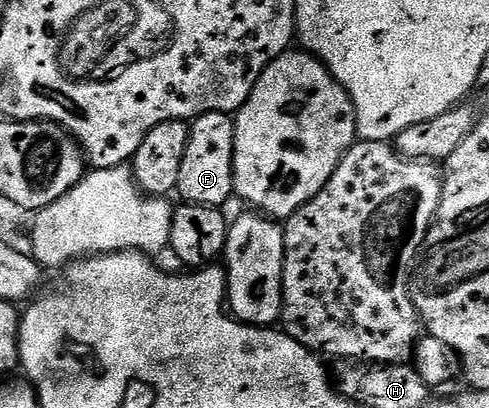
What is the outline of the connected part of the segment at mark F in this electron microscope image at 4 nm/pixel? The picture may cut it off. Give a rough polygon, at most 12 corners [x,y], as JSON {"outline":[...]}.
{"outline":[[234,117],[192,121],[176,195],[221,208],[234,199]]}

